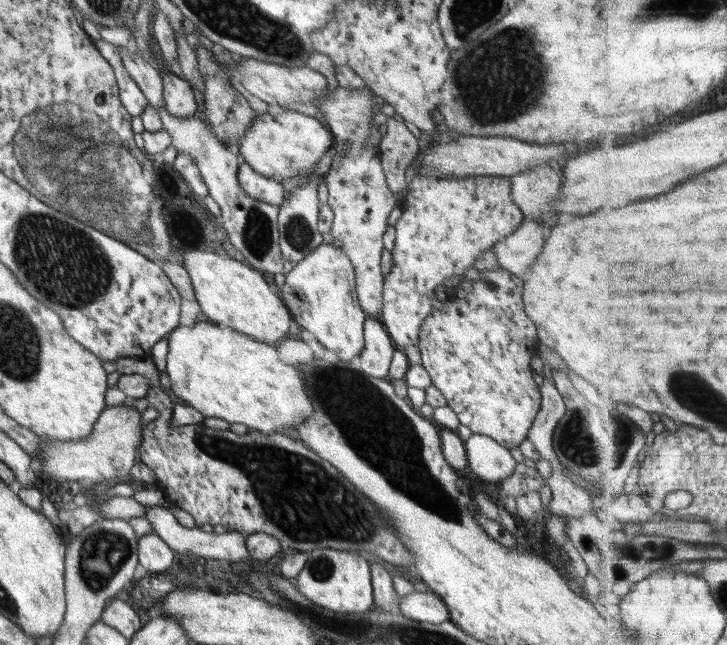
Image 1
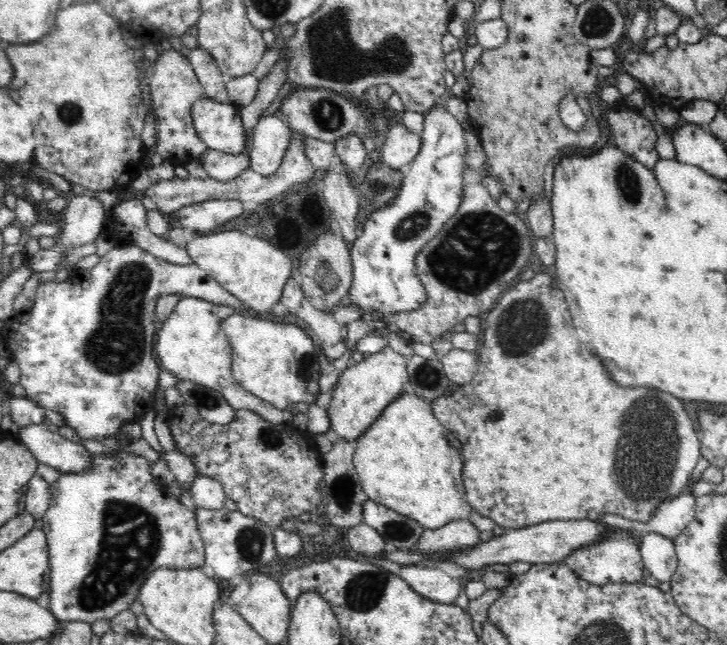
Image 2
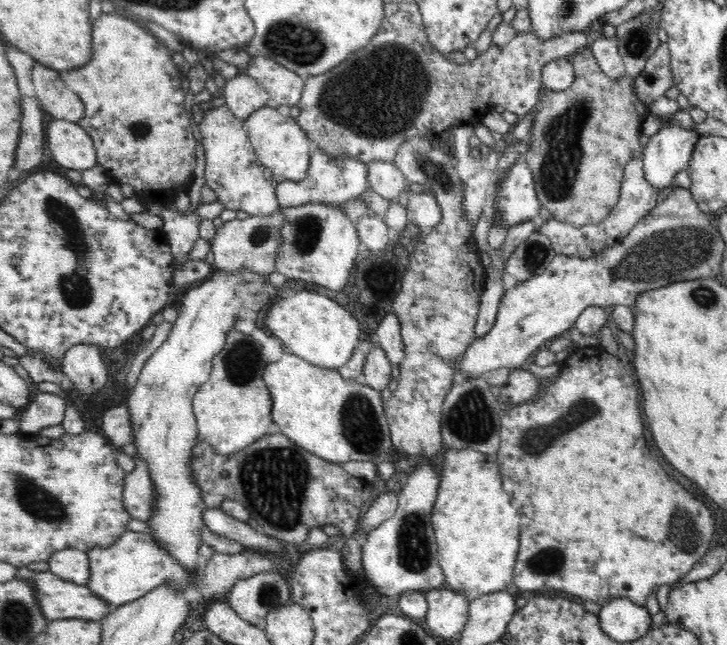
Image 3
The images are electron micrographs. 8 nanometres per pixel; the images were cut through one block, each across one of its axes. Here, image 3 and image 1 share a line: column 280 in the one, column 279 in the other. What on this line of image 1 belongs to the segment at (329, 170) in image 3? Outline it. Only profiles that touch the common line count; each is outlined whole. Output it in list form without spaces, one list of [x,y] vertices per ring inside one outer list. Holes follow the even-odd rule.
[[[246,161],[239,165],[238,180],[248,198],[279,207],[284,203],[282,183],[256,172]]]

